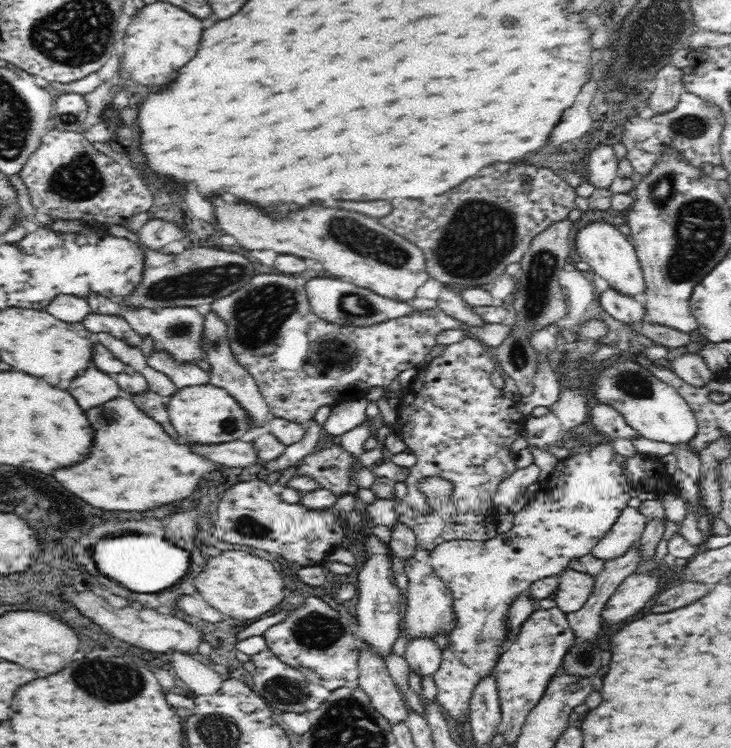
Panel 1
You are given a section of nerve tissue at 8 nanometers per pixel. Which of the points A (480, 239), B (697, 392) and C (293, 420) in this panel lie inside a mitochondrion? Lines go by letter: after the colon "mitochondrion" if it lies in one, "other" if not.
A: mitochondrion
B: other
C: other

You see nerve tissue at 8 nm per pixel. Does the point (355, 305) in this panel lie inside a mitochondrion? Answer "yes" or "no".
yes

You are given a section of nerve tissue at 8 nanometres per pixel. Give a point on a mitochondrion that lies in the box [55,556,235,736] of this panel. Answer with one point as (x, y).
(126, 684)

